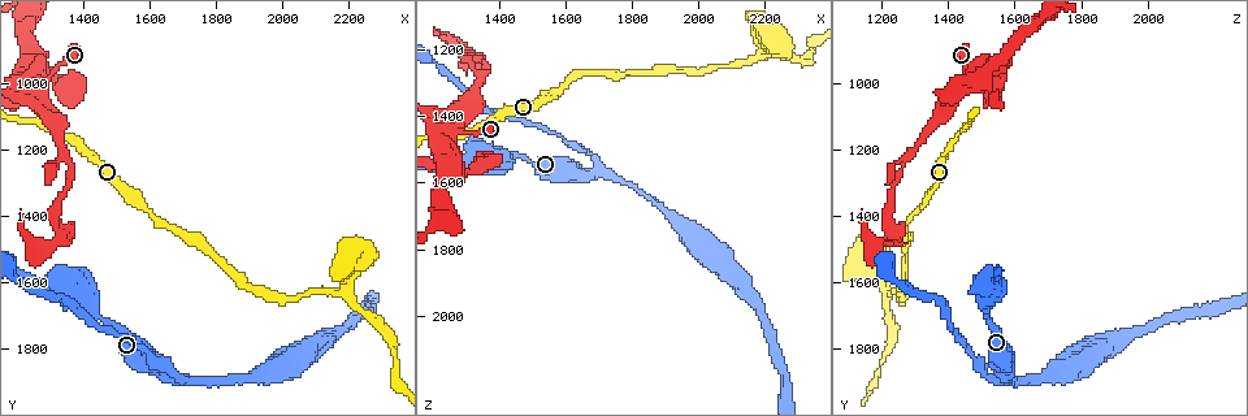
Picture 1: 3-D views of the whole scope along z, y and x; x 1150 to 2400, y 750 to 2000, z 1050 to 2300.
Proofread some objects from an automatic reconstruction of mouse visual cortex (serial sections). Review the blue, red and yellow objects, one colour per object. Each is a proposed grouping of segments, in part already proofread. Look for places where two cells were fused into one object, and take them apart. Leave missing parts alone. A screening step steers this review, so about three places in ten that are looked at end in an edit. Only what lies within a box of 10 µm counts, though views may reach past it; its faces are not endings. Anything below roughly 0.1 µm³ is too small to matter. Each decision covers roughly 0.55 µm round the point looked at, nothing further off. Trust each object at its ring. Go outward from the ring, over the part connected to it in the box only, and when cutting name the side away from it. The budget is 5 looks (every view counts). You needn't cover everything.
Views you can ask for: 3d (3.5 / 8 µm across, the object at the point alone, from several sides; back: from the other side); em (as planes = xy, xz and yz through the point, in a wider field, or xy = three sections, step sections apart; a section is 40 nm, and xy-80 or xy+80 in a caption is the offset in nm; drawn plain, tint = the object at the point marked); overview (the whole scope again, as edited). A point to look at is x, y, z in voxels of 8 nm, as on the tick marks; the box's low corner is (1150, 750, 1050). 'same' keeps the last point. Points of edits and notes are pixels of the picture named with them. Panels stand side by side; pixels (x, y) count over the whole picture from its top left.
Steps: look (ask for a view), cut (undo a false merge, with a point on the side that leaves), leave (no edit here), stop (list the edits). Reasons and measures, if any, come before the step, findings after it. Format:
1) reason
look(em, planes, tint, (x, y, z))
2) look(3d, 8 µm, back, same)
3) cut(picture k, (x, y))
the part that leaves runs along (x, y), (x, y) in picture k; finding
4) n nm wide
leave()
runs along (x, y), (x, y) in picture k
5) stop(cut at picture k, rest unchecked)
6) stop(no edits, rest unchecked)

branch point
look(3d, 8 µm, (1270, 1010, 1440))

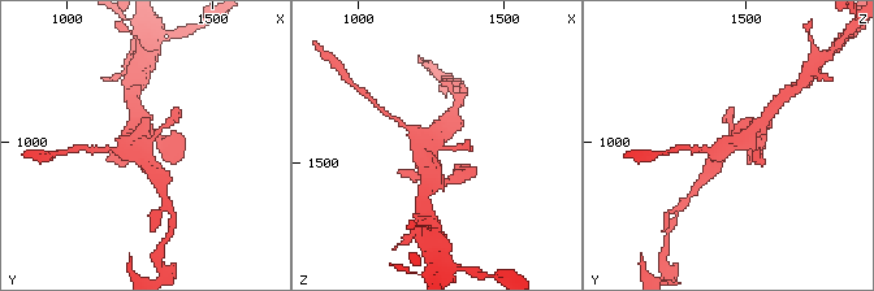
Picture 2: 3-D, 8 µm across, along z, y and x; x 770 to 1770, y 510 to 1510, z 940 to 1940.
zoom in
look(3d, 3.5 µm, same)

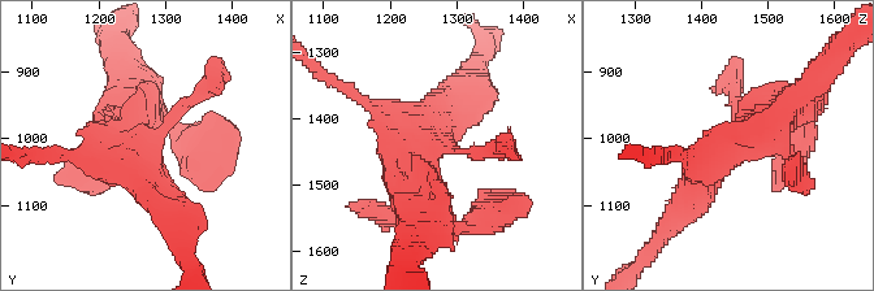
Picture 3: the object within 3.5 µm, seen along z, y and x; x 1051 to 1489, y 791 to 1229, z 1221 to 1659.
need the tissue
look(em, planes, tint, (1275, 1015, 1445))

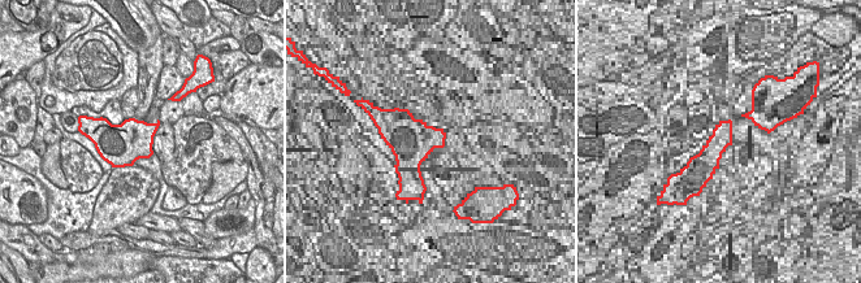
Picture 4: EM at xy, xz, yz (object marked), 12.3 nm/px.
leave()
runs along (502, 147), (423, 156), (431, 207) in picture 3; one cell here

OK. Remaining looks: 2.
narrows sharply
look(3d, 3.5 µm, (1310, 1490, 1210))

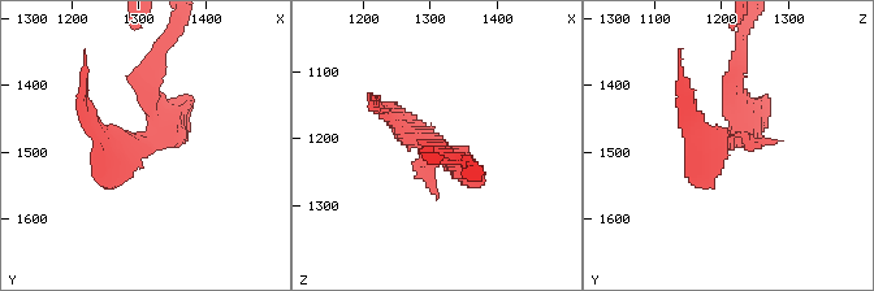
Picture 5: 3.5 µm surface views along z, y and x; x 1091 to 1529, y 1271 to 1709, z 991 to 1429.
need the tissue
look(em, xy, step 1, tint, (1305, 1480, 1205))

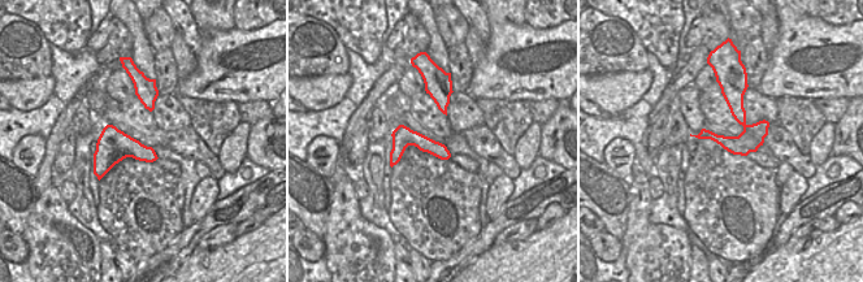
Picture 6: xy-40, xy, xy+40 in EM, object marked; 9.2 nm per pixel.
leave()
continuous, no second cell

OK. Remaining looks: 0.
stop(no edits, rest unchecked)

